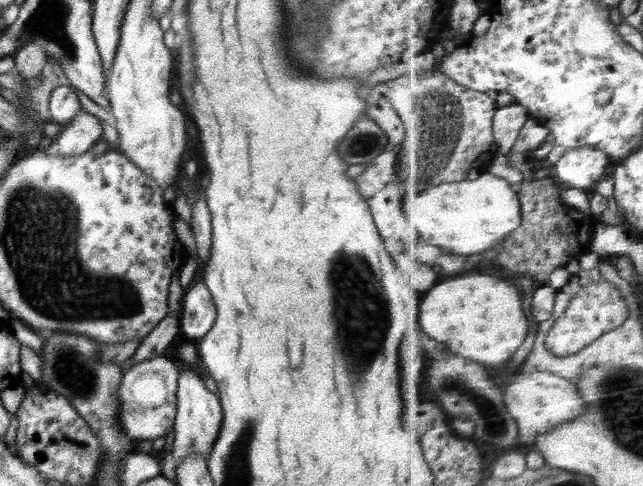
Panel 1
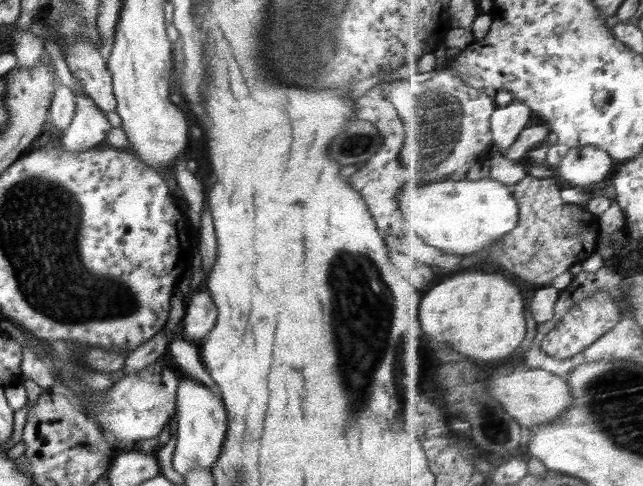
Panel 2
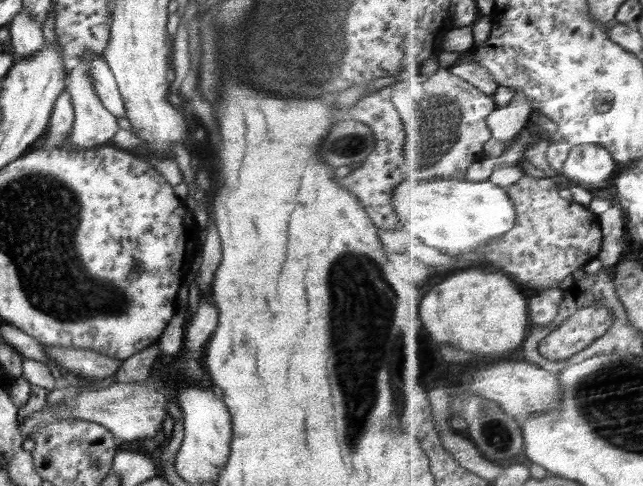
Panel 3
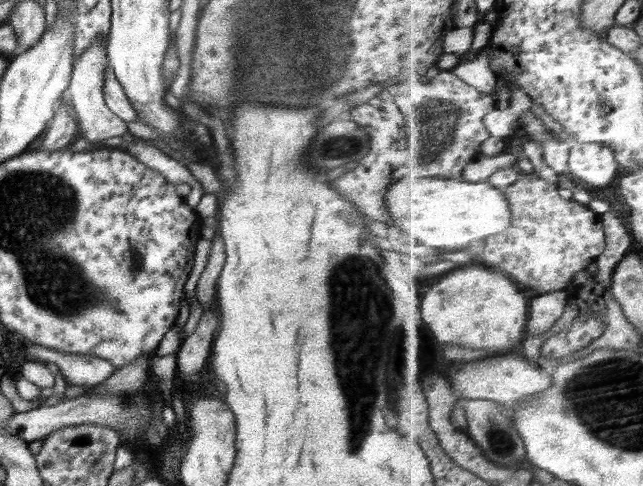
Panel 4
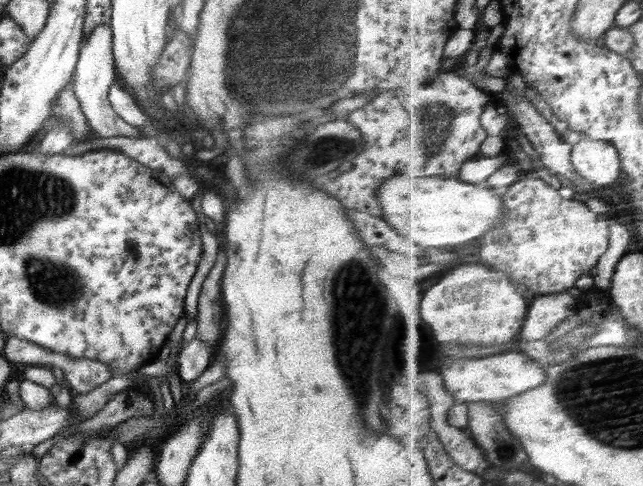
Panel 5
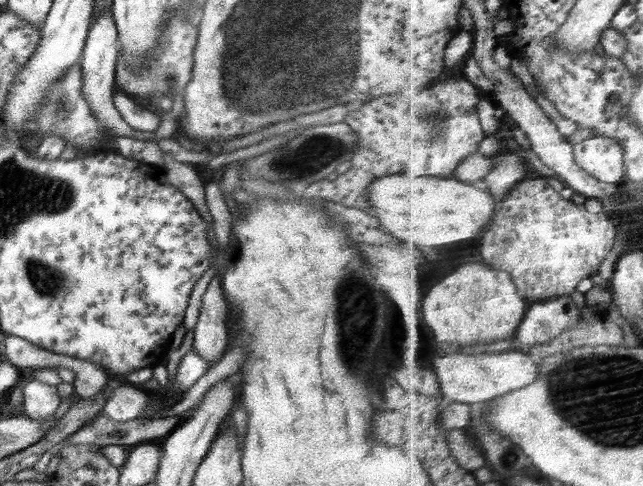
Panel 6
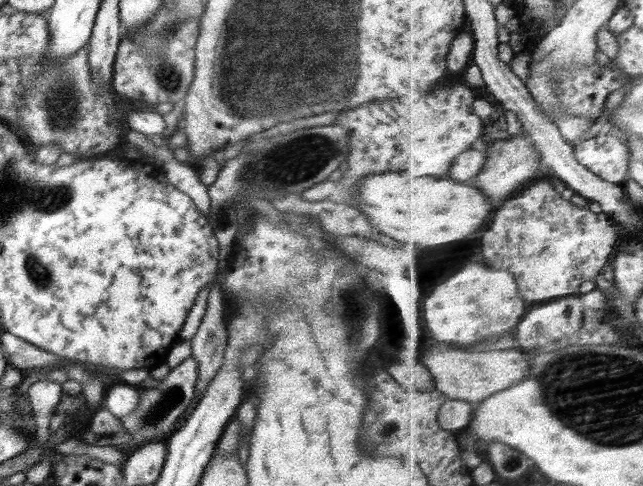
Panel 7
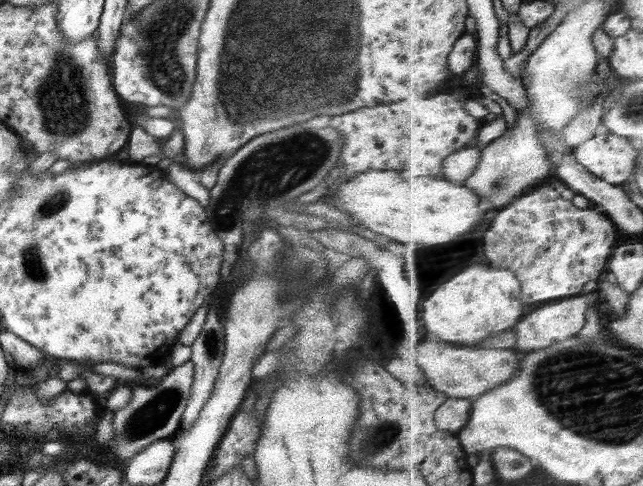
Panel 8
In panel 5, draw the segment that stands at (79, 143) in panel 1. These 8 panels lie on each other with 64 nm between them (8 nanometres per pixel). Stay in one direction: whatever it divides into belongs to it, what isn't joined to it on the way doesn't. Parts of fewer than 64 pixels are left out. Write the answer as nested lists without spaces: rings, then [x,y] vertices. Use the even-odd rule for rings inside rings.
[[[96,26],[92,34],[88,34],[86,42],[80,48],[78,62],[74,71],[74,96],[80,104],[80,110],[84,112],[88,129],[92,130],[93,142],[98,138],[110,138],[112,136],[128,136],[128,138],[142,137],[142,133],[136,127],[127,124],[114,112],[108,100],[110,84],[118,80],[116,66],[114,66],[114,52],[112,52],[112,28],[110,26]]]

